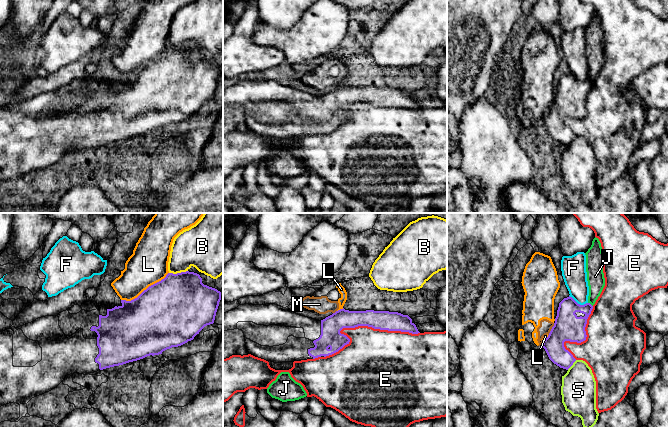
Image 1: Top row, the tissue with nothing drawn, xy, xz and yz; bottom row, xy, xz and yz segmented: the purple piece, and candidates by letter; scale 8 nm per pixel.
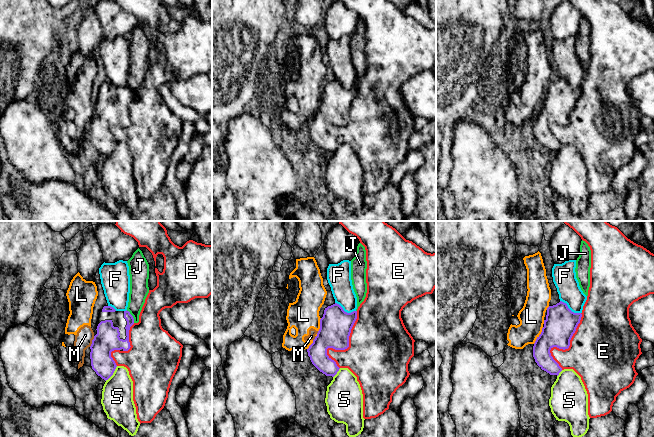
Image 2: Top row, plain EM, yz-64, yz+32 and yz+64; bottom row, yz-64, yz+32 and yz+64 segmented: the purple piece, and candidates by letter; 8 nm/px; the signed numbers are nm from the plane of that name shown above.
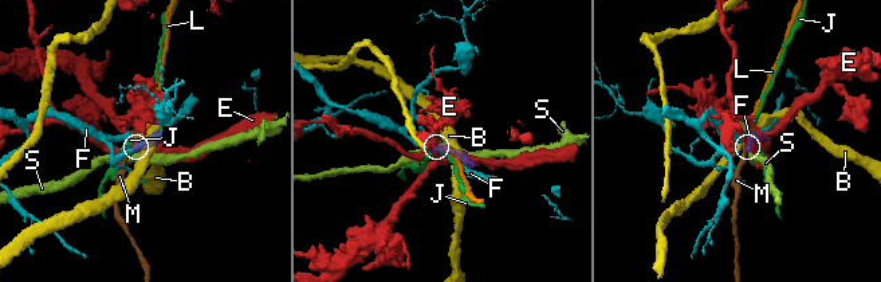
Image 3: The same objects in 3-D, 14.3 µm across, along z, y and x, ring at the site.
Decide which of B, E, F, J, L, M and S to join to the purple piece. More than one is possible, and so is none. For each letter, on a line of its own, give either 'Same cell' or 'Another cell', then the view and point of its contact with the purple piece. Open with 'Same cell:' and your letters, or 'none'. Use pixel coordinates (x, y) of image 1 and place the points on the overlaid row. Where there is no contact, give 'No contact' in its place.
Same cell: none
B: Another cell. Touches purple at xy (178, 273)
E: Another cell. Touches purple at xz (361, 325)
F: Another cell. Touches purple at yz (577, 303)
J: Another cell. Touches purple at yz (590, 304)
L: Another cell. Touches purple at xy (146, 289)
M: Another cell. Touches purple at yz (551, 329)
S: Another cell. Touches purple at yz (571, 365)

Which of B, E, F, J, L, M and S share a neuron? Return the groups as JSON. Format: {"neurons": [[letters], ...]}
{"neurons": [["B"], ["E"], ["F"], ["J"], ["L", "M"], ["S"]]}

